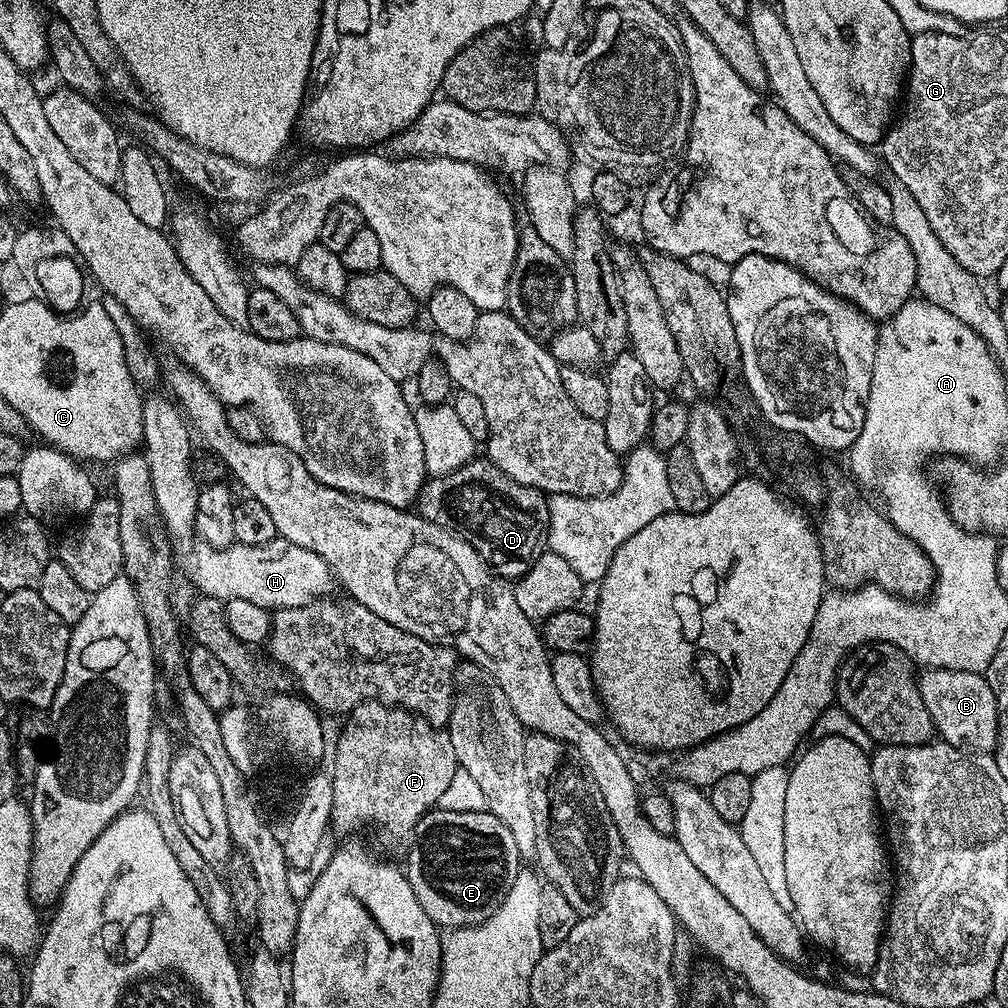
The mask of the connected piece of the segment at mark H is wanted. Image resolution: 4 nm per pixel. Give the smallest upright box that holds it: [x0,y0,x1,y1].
[192,538,334,610]

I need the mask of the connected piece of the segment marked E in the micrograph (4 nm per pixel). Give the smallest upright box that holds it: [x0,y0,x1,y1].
[406,806,522,929]

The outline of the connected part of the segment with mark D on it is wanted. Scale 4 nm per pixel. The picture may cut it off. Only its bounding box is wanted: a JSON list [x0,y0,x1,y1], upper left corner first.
[418,458,548,582]

